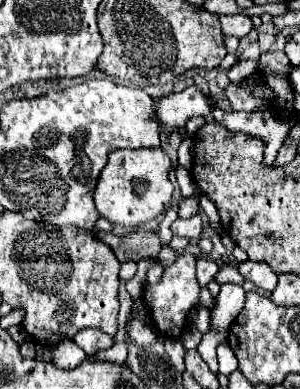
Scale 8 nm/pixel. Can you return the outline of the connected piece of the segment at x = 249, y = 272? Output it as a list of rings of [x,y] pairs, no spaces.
[[[242,262],[242,264],[238,264],[238,270],[240,270],[240,274],[246,278],[246,280],[250,280],[250,282],[254,282],[256,286],[260,286],[260,288],[264,288],[264,290],[268,290],[268,292],[272,292],[274,288],[276,288],[276,284],[278,284],[278,276],[276,276],[276,272],[268,266],[268,264],[262,264],[262,262]]]

